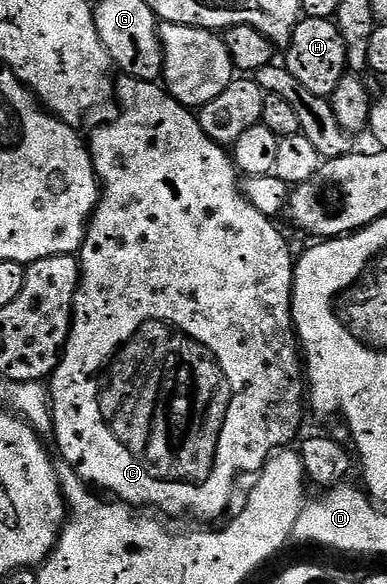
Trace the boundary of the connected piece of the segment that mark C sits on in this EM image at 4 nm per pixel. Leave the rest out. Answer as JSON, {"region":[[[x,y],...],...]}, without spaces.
{"region":[[[123,76],[123,77],[122,77],[122,79],[120,79],[120,81],[121,81],[121,82],[120,82],[120,84],[119,84],[119,81],[118,81],[118,84],[117,84],[117,100],[118,100],[118,96],[119,96],[119,104],[120,104],[120,106],[121,106],[121,107],[123,107],[123,113],[121,113],[121,114],[120,114],[120,116],[119,116],[119,117],[117,117],[117,118],[116,118],[116,120],[111,120],[111,121],[109,121],[109,122],[108,122],[108,124],[103,124],[103,125],[101,125],[101,126],[100,126],[100,128],[99,128],[99,129],[97,129],[97,130],[96,130],[96,132],[95,132],[95,133],[93,133],[93,134],[92,134],[92,136],[91,136],[91,140],[90,140],[90,136],[89,136],[89,147],[90,147],[90,150],[91,150],[91,161],[92,161],[92,162],[93,162],[93,166],[94,166],[94,167],[95,167],[95,173],[96,173],[96,174],[98,174],[98,175],[99,175],[99,182],[100,182],[100,185],[101,185],[101,195],[100,195],[100,197],[99,197],[99,205],[98,205],[98,206],[96,206],[96,208],[95,208],[95,213],[93,213],[93,214],[92,214],[92,216],[91,216],[91,223],[90,223],[90,224],[88,224],[88,225],[87,225],[87,233],[86,233],[86,234],[85,234],[85,238],[84,238],[84,239],[83,239],[83,247],[82,247],[82,248],[80,248],[80,249],[79,249],[79,251],[78,251],[78,253],[77,253],[77,255],[78,255],[78,257],[79,257],[79,289],[78,289],[78,290],[77,290],[77,294],[76,294],[76,295],[75,295],[75,309],[74,309],[74,310],[73,310],[73,318],[72,318],[72,319],[71,319],[71,333],[70,333],[70,334],[69,334],[69,338],[68,338],[68,339],[67,339],[67,345],[65,345],[65,346],[64,346],[64,347],[63,347],[63,356],[62,356],[62,357],[61,357],[61,358],[60,358],[60,360],[59,360],[59,365],[58,365],[58,366],[57,366],[57,367],[56,367],[56,368],[55,368],[55,373],[53,373],[53,375],[51,375],[51,377],[50,377],[50,378],[49,378],[49,391],[50,391],[50,393],[51,393],[51,423],[52,423],[52,425],[53,425],[53,437],[54,437],[54,436],[55,436],[55,444],[56,444],[56,446],[57,446],[57,447],[59,447],[59,452],[60,452],[60,454],[61,454],[61,455],[63,455],[63,461],[62,461],[62,463],[63,463],[63,464],[64,464],[64,465],[66,465],[66,467],[69,467],[69,468],[72,468],[72,470],[73,470],[73,471],[75,471],[75,472],[76,472],[76,474],[77,474],[77,475],[79,475],[79,477],[81,477],[81,478],[82,478],[82,479],[83,479],[83,483],[84,483],[84,484],[86,484],[86,485],[88,485],[88,486],[90,486],[90,487],[91,487],[91,488],[92,488],[92,489],[95,489],[95,490],[98,490],[98,491],[99,491],[99,492],[100,492],[100,493],[103,493],[103,494],[106,494],[106,495],[107,495],[107,496],[108,496],[108,497],[111,497],[111,498],[114,498],[114,499],[115,499],[115,500],[116,500],[116,501],[119,501],[119,502],[122,502],[122,503],[124,503],[124,504],[129,504],[129,505],[132,505],[132,506],[134,506],[134,507],[135,507],[135,508],[136,508],[136,509],[139,509],[139,510],[143,510],[143,509],[146,509],[146,507],[145,507],[145,506],[146,506],[146,504],[148,504],[148,506],[149,506],[149,507],[151,507],[151,508],[156,508],[156,510],[155,510],[155,509],[151,509],[151,510],[154,510],[154,511],[155,511],[155,512],[156,512],[156,513],[159,513],[159,512],[168,512],[168,514],[169,514],[169,515],[171,515],[171,516],[183,516],[183,515],[187,515],[187,516],[192,516],[192,518],[193,518],[193,519],[195,519],[195,520],[215,520],[215,519],[217,519],[217,518],[218,518],[218,516],[219,516],[219,515],[221,515],[221,514],[222,514],[222,512],[223,512],[223,511],[225,511],[225,510],[226,510],[226,508],[227,508],[227,507],[229,507],[229,506],[230,506],[230,504],[231,504],[231,495],[233,495],[233,494],[234,494],[234,492],[235,492],[235,479],[237,479],[237,478],[238,478],[238,476],[243,476],[243,475],[245,475],[245,474],[246,474],[246,472],[251,472],[251,473],[250,473],[250,474],[255,474],[255,473],[258,473],[258,472],[259,472],[259,471],[260,471],[260,469],[262,469],[262,467],[263,467],[263,465],[264,465],[264,464],[266,464],[266,463],[267,463],[267,461],[268,461],[268,460],[270,460],[270,459],[271,459],[271,457],[272,457],[272,456],[274,456],[274,455],[275,455],[275,453],[276,453],[276,452],[278,452],[278,451],[280,451],[280,450],[283,450],[283,449],[286,449],[286,448],[287,448],[287,447],[288,447],[288,445],[290,445],[290,444],[287,444],[287,443],[289,443],[289,442],[290,442],[290,440],[291,440],[291,439],[293,439],[293,438],[294,438],[294,436],[295,436],[295,435],[297,435],[297,434],[298,434],[298,432],[299,432],[299,427],[301,427],[301,426],[302,426],[302,424],[303,424],[303,404],[304,404],[304,408],[305,408],[305,360],[304,360],[304,357],[303,357],[303,356],[302,356],[302,355],[301,355],[301,345],[300,345],[300,343],[299,343],[299,338],[298,338],[298,335],[297,335],[297,333],[296,333],[296,330],[295,330],[295,319],[294,319],[294,318],[293,318],[293,317],[292,317],[292,316],[291,316],[291,295],[292,295],[292,294],[293,294],[293,290],[294,290],[294,289],[295,289],[295,265],[296,265],[296,261],[295,261],[295,260],[294,260],[294,259],[292,259],[292,258],[291,258],[291,256],[290,256],[290,246],[289,246],[289,244],[288,244],[288,241],[289,241],[289,240],[288,240],[288,237],[287,237],[287,236],[285,236],[285,237],[283,237],[283,236],[282,236],[282,234],[281,234],[281,233],[279,233],[279,228],[278,228],[278,226],[277,226],[277,225],[275,225],[275,224],[278,224],[278,223],[276,223],[276,221],[275,221],[275,220],[274,220],[274,219],[272,219],[272,217],[270,217],[270,216],[266,216],[266,215],[265,215],[265,214],[261,214],[261,210],[257,210],[257,206],[253,206],[253,202],[249,202],[249,201],[248,201],[248,200],[247,200],[247,196],[246,196],[246,194],[245,194],[245,193],[243,193],[243,189],[242,189],[242,187],[241,187],[241,176],[240,176],[240,173],[239,173],[239,172],[238,172],[238,171],[237,171],[237,169],[236,169],[236,167],[235,167],[235,162],[234,162],[234,159],[232,159],[232,157],[231,157],[231,156],[230,156],[230,155],[229,155],[229,152],[228,152],[228,149],[227,149],[227,148],[226,148],[226,147],[224,147],[224,145],[221,145],[221,144],[215,144],[215,143],[214,143],[214,142],[213,142],[213,138],[209,138],[209,134],[205,134],[205,130],[201,130],[201,126],[200,126],[200,125],[199,125],[199,117],[198,117],[198,115],[196,115],[196,113],[195,113],[195,112],[194,112],[194,111],[192,111],[192,109],[189,109],[189,108],[186,108],[186,107],[185,107],[185,105],[184,105],[184,104],[178,104],[178,103],[177,103],[177,102],[176,102],[176,101],[175,101],[175,100],[174,100],[174,99],[173,99],[173,97],[171,97],[171,93],[170,93],[170,92],[168,92],[168,91],[167,91],[167,89],[166,89],[166,87],[163,87],[163,86],[160,86],[160,85],[159,85],[159,84],[158,84],[158,83],[155,83],[155,82],[152,82],[152,81],[150,81],[150,80],[138,80],[138,79],[137,79],[137,78],[133,78],[133,77],[132,77],[132,76]]]}

